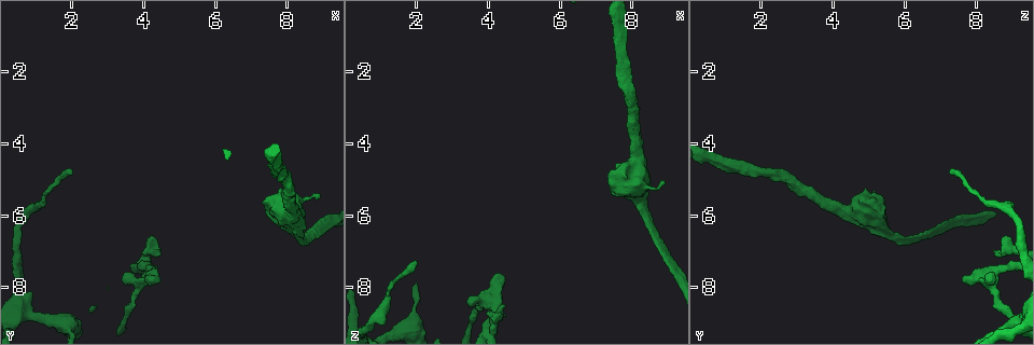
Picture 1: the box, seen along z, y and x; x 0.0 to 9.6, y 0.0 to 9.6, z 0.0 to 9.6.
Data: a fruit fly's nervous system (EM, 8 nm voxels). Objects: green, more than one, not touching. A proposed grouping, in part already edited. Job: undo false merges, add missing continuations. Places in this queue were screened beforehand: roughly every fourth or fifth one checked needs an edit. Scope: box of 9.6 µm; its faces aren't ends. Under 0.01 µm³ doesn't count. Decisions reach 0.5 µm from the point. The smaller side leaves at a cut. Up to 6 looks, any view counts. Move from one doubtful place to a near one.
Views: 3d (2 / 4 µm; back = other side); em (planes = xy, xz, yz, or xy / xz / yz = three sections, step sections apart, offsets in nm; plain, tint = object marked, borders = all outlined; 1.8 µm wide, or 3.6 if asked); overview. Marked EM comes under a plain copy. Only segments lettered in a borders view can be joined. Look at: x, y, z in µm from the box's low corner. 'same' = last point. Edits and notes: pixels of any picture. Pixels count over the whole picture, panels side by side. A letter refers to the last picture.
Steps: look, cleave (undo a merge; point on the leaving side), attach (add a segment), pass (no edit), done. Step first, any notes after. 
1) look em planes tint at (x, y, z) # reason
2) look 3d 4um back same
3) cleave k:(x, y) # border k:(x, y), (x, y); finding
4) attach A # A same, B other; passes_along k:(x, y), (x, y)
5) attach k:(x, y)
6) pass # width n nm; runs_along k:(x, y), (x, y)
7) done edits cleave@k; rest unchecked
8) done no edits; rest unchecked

look em planes borders at (2.00, 4.90, 7.35) # free end

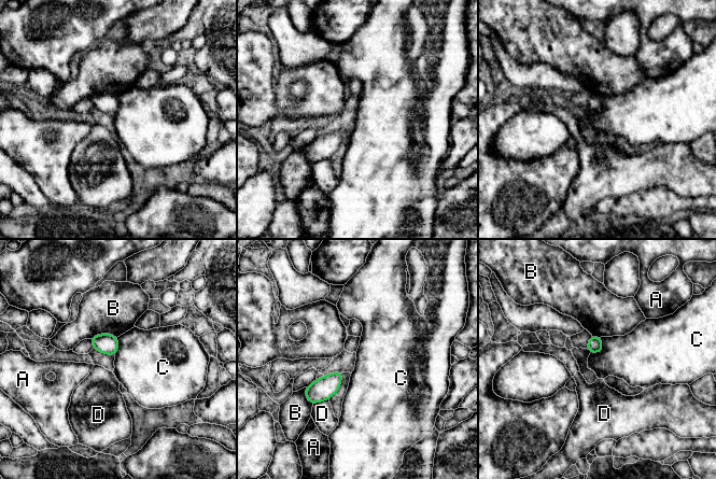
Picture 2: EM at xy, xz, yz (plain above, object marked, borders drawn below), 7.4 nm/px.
pass # A other, B other, C other, D other; border 2:(601, 337), (602, 349), (590, 353); none of them fits

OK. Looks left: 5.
look em planes borders at (3.35, 7.70, 8.45) # free end

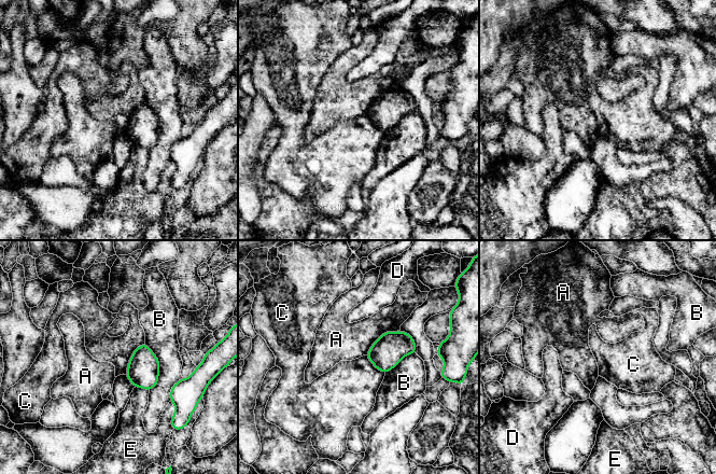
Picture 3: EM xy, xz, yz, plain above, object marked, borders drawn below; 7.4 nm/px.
pass # longest_contact B 360 nm; A other, B other, C other, D other, E other; border 3:(144, 343), (131, 354), (125, 374); none of them fits

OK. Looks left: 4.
look 3d 4um at (8.80, 5.45, 5.00) # tapers out

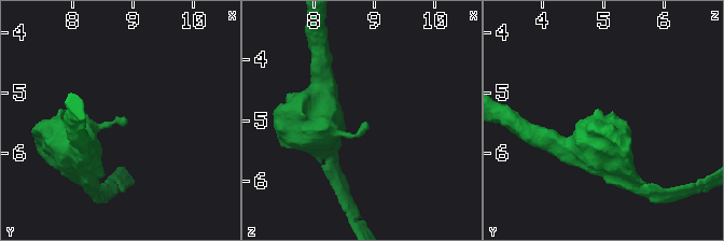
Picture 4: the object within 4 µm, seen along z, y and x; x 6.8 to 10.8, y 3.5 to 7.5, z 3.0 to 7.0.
look em 3.6um yz step 4 borders at (8.90, 5.45, 5.00) # need the tissue

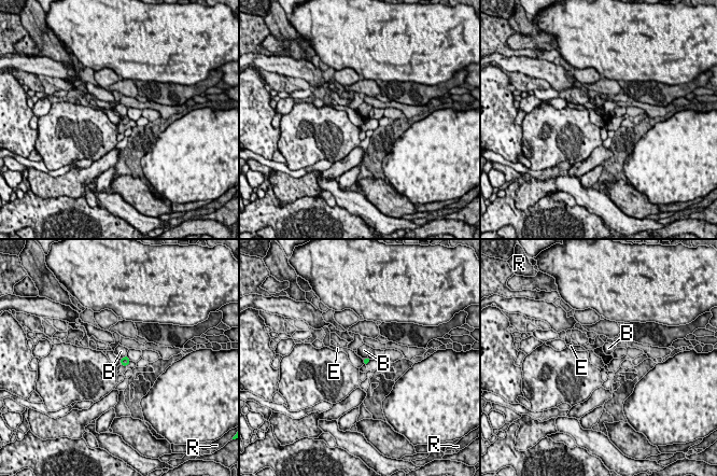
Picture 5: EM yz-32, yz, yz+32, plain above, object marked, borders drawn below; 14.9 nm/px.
pass # B other, E other, R other; border 5:(120, 359), (121, 363); no lettered segment goes on from it

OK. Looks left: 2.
done no edits; rest unchecked

